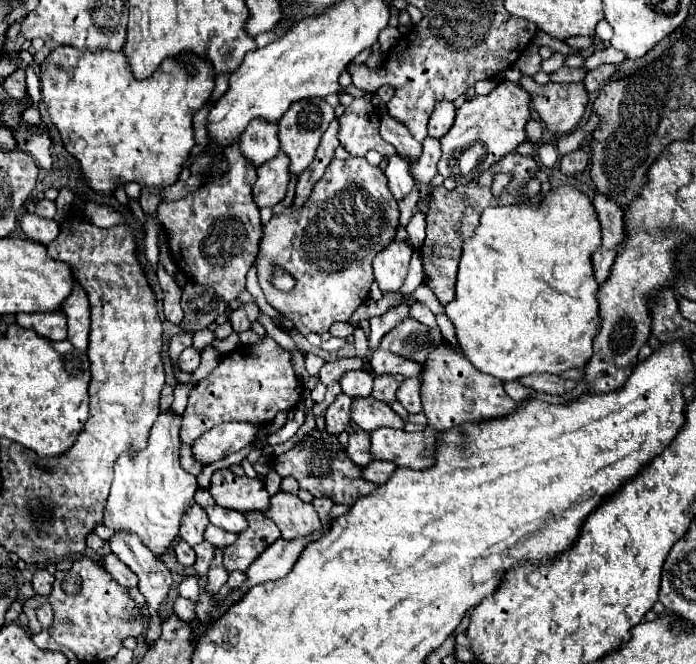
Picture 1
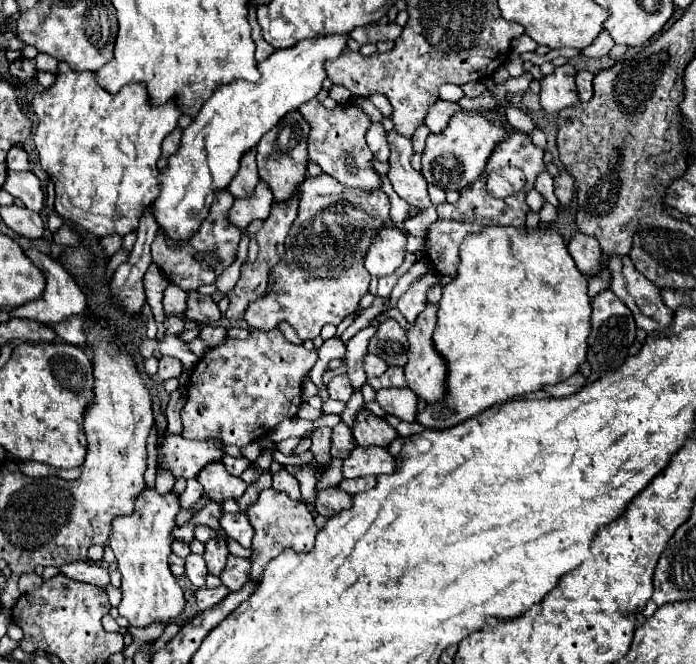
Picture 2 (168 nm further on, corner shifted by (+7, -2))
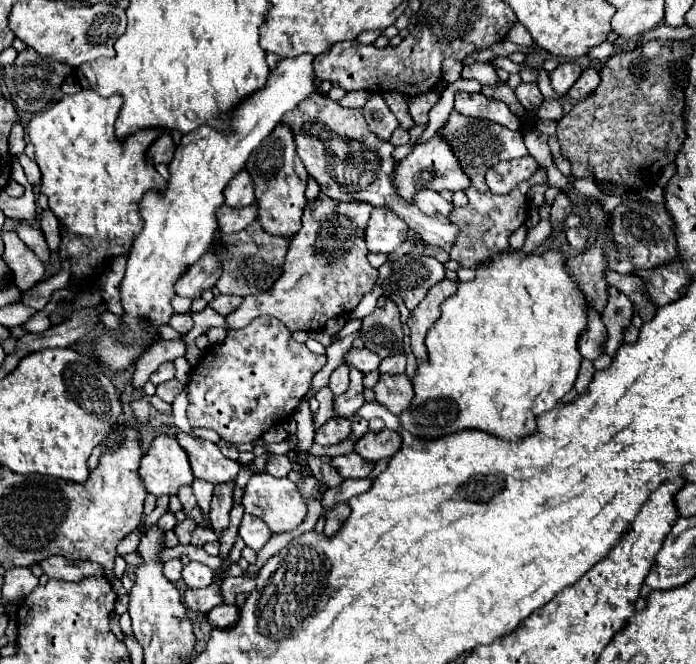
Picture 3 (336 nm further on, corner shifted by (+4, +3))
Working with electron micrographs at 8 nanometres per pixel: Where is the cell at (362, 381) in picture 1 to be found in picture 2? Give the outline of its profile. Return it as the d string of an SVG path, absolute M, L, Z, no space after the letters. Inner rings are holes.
M339 375L339 377L333 377L327 385L329 389L329 397L331 399L339 399L339 401L349 401L351 393L353 393L353 387L351 387L351 381L347 375Z

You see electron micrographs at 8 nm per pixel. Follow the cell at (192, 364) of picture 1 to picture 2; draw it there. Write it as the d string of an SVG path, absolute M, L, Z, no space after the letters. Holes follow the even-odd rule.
M161 357L159 359L159 371L157 371L157 377L159 379L171 379L171 377L179 377L183 371L183 365L179 359L175 357Z

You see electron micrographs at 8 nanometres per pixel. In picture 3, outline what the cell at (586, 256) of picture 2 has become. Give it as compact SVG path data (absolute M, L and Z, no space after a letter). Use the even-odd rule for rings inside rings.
M578 226L578 228L568 228L566 230L566 240L574 250L584 250L588 244L590 232L586 226Z

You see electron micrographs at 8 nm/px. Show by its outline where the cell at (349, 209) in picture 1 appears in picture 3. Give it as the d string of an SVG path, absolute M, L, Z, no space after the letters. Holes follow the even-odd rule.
M318 196L316 202L308 204L302 228L290 240L282 276L268 292L262 292L260 296L246 296L240 308L226 316L226 328L238 330L254 318L268 314L284 322L290 332L318 332L324 330L326 320L350 314L362 296L372 290L378 278L376 268L366 260L368 250L364 244L364 228L370 212L372 206L368 204L336 204L326 196Z

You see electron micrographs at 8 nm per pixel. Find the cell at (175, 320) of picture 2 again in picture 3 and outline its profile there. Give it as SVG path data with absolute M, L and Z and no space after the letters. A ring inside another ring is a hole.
M174 314L172 320L170 320L170 326L174 330L178 330L180 334L186 334L194 326L194 322L192 322L192 316L190 314Z

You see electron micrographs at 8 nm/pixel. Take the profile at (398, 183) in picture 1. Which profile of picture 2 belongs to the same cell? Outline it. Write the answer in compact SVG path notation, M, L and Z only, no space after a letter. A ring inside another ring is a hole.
M373 123L367 131L367 145L373 151L375 159L381 163L389 161L389 145L385 141L385 129L379 123Z

